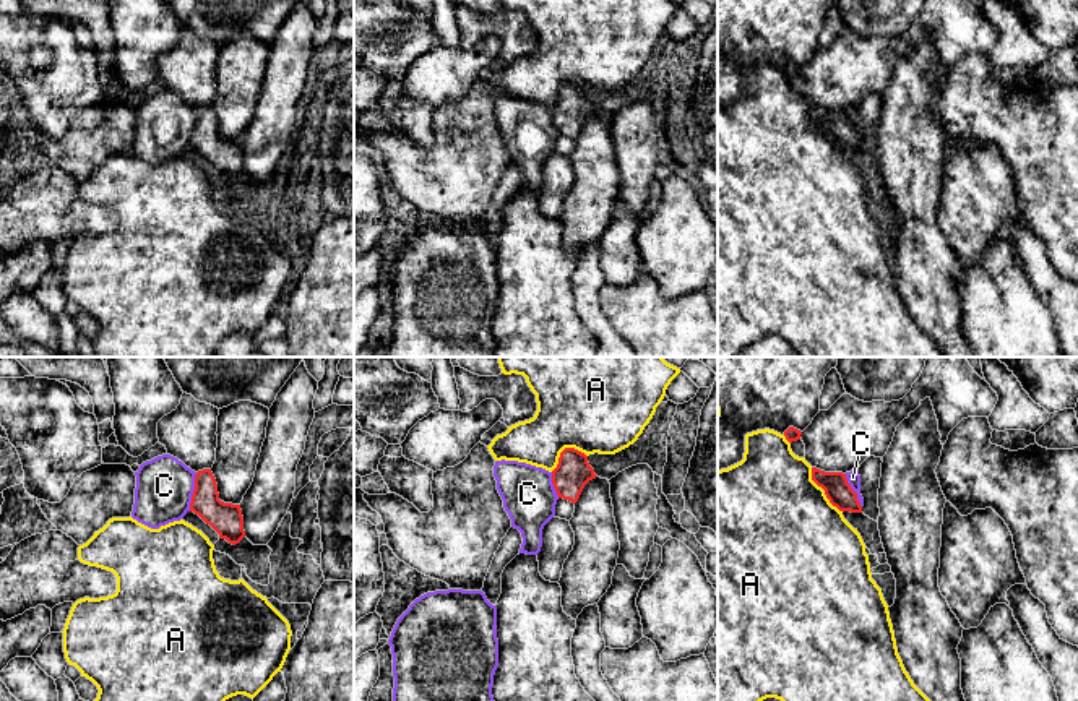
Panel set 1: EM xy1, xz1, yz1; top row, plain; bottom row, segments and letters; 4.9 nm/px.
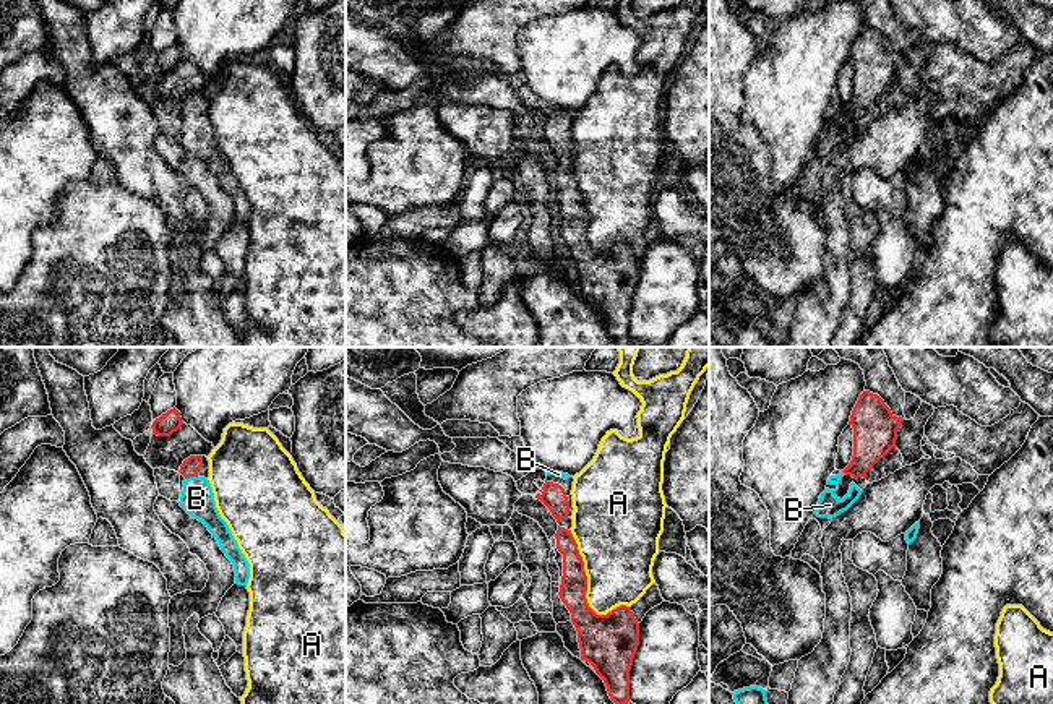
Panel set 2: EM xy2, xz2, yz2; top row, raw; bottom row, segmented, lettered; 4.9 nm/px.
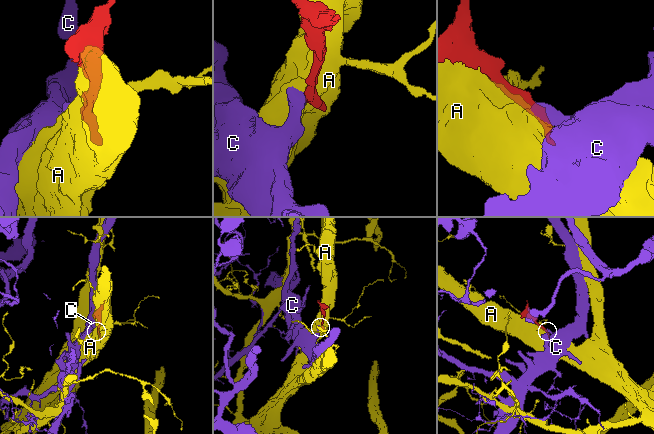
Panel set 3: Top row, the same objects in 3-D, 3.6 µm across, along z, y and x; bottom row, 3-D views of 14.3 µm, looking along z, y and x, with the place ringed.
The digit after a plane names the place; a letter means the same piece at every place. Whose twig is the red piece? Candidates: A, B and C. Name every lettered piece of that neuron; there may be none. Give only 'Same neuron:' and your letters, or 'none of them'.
Same neuron: B

